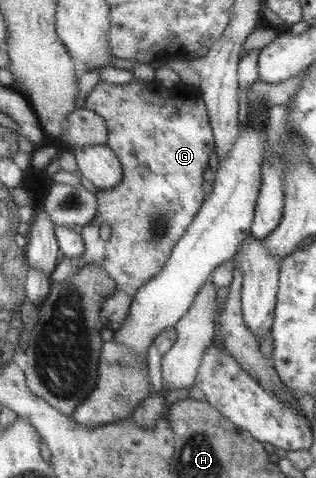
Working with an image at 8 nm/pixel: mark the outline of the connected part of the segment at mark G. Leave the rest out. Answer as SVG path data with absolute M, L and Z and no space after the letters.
M135 79L124 85L100 80L86 96L84 106L105 120L108 128L107 143L119 157L123 178L113 188L98 189L98 213L81 230L85 252L79 258L66 257L49 277L53 283L58 283L86 264L102 266L116 282L116 289L112 296L102 302L101 322L106 328L115 331L123 326L138 289L161 272L169 261L173 247L199 212L206 197L203 192L203 174L214 153L214 134L206 102L196 85L179 83L177 87L168 89L157 80L143 82Z

